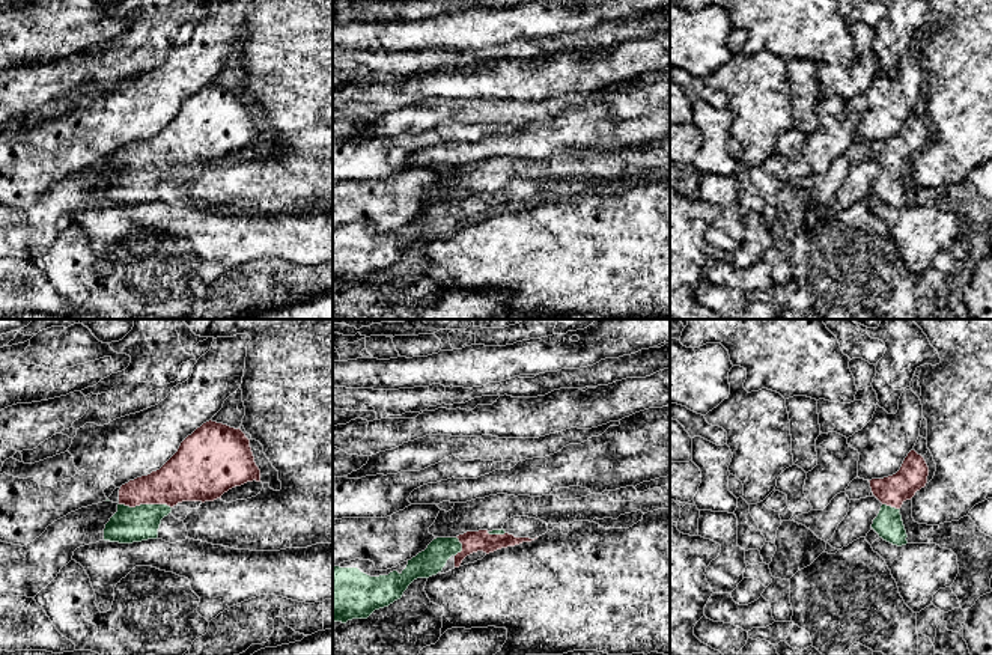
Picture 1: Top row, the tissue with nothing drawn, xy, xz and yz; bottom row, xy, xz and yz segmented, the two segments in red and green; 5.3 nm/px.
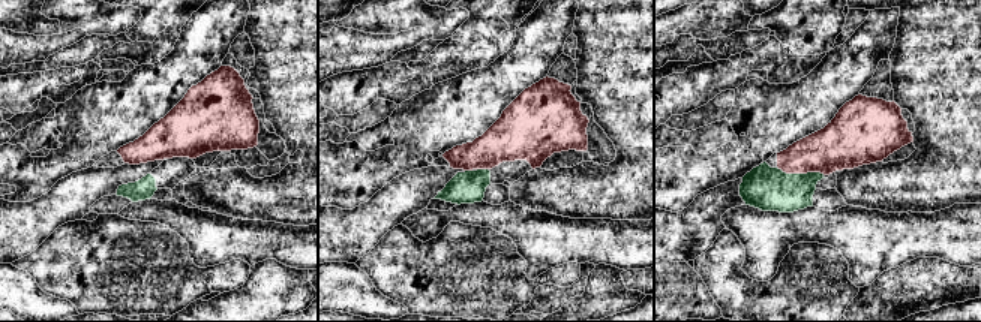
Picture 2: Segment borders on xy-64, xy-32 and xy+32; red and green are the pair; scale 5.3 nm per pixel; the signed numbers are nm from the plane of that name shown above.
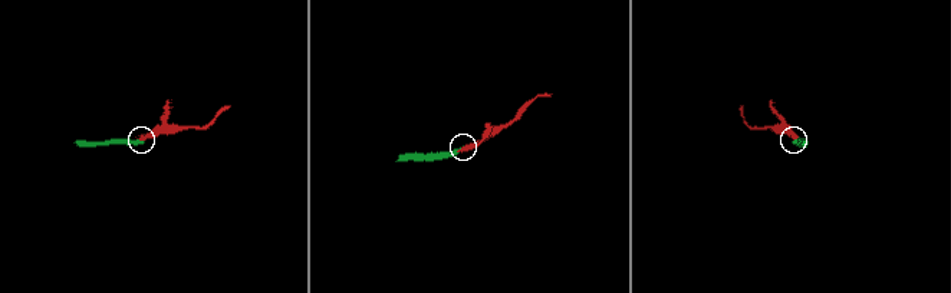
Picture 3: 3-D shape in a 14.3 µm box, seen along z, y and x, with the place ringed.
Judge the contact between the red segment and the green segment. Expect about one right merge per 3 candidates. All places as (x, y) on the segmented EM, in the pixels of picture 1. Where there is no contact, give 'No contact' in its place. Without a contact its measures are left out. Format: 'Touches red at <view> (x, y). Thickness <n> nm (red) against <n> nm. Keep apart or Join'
Touches red at xy (145, 503). Thickness 260 nm (red) against 190 nm. Join

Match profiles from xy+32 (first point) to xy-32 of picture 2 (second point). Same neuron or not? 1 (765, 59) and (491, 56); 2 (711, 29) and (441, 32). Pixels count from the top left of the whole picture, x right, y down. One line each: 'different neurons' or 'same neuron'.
1: same neuron
2: same neuron

